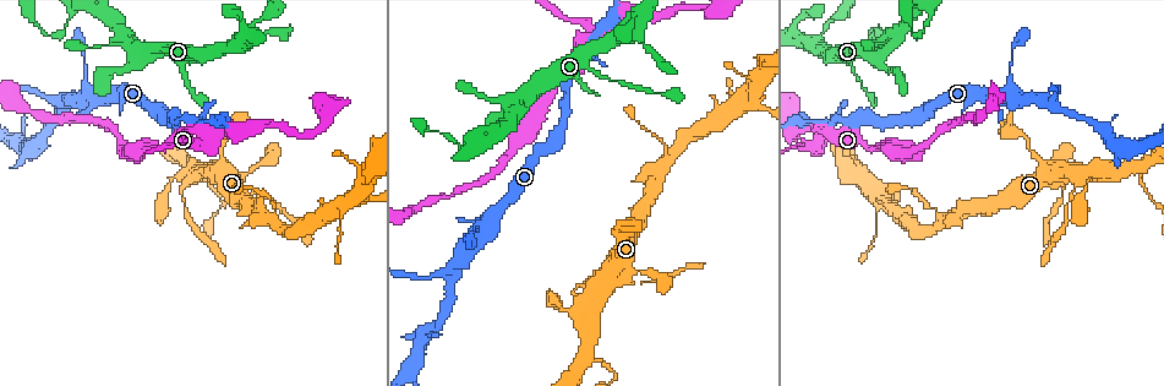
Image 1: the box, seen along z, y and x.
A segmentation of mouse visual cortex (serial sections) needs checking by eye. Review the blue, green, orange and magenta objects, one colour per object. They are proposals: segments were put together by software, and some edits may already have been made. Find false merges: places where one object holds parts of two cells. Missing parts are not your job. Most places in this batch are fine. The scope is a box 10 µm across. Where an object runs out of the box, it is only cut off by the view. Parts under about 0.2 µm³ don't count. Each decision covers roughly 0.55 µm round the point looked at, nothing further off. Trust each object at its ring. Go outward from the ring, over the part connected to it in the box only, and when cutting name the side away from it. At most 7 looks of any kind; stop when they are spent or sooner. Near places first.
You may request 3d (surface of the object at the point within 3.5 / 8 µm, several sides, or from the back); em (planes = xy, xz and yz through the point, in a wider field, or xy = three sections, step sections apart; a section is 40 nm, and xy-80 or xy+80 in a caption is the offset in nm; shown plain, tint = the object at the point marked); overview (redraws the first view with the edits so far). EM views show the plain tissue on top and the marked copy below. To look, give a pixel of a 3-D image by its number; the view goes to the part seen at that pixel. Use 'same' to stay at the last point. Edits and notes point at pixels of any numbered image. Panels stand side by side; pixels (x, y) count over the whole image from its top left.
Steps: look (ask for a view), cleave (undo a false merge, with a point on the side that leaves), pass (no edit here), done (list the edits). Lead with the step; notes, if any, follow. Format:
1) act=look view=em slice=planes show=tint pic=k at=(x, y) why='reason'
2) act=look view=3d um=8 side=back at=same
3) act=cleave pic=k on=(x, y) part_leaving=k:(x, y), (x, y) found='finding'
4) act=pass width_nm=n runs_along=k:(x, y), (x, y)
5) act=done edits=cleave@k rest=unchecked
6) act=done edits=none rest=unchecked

act=look view=3d um=3.5 pic=1 at=(1138, 168) why='thin arm on a thick one'

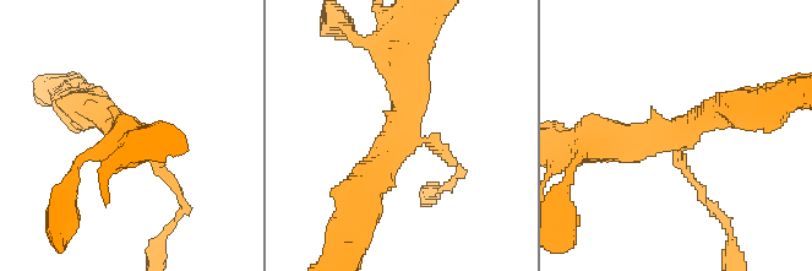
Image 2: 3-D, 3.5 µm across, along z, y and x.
act=look view=em slice=planes show=tint pic=2 at=(402, 135) arms=3 arm_widths_nm=150,400,500

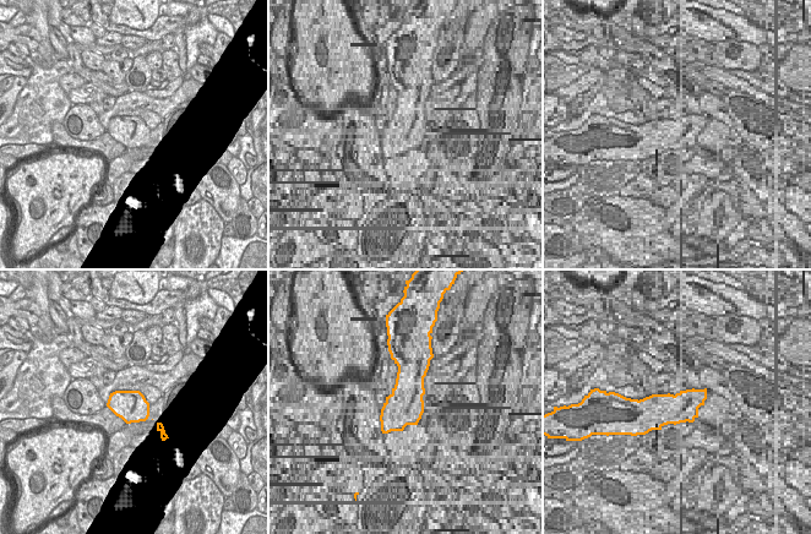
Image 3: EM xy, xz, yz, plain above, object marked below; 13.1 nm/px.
act=pass runs_along=2:(409, 52), (402, 133), (360, 193) found='all the same cell'

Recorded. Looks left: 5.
act=look view=3d um=3.5 pic=1 at=(1046, 104) why='a fork'

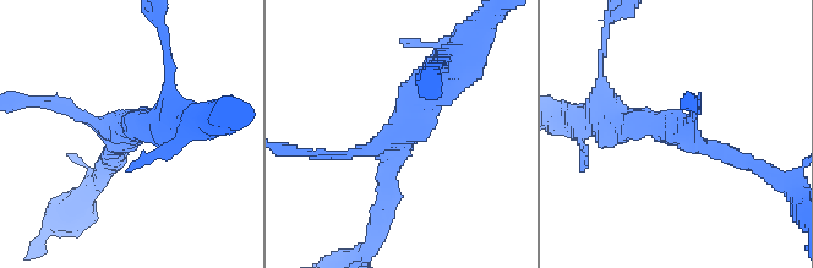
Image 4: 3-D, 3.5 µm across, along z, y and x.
act=look view=em slice=xy step=5 show=tint pic=4 at=(122, 129) arms=3 arm_widths_nm=150,250,450

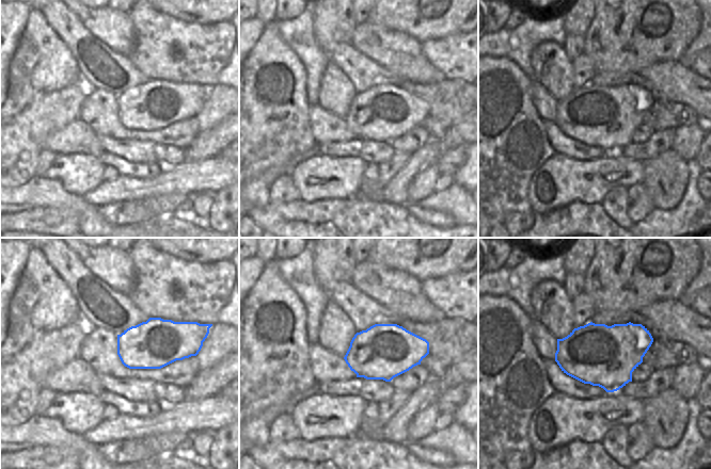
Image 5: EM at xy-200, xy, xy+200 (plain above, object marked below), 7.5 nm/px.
act=pass width_nm=420 runs_along=4:(442, 74), (397, 134), (386, 206) found='continuous, no second cell'

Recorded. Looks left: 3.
act=look view=3d um=8 pic=1 at=(916, 34) why='abrupt turn'

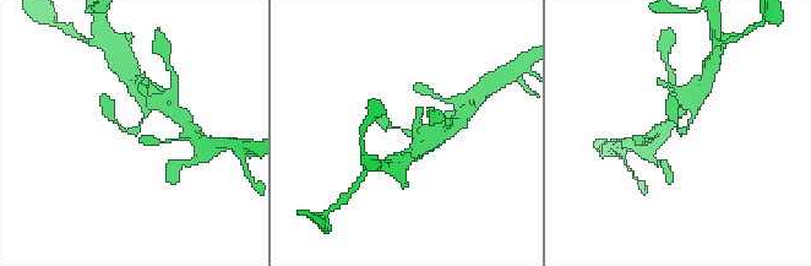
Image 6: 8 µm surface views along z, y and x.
act=look view=em slice=xy step=2 show=tint at=same arm_widths_nm=150,250 why='now the EM'

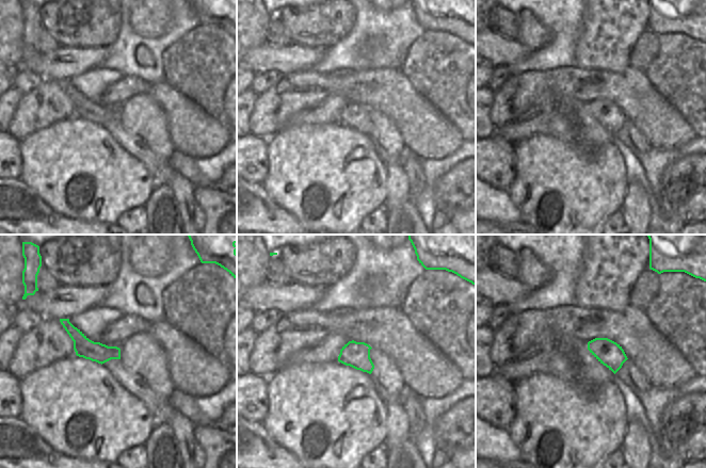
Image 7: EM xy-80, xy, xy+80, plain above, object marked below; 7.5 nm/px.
act=pass runs_along=6:(423, 144), (384, 120) found='continuous, no second cell'

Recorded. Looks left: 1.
act=done edits=none rest=unchecked

